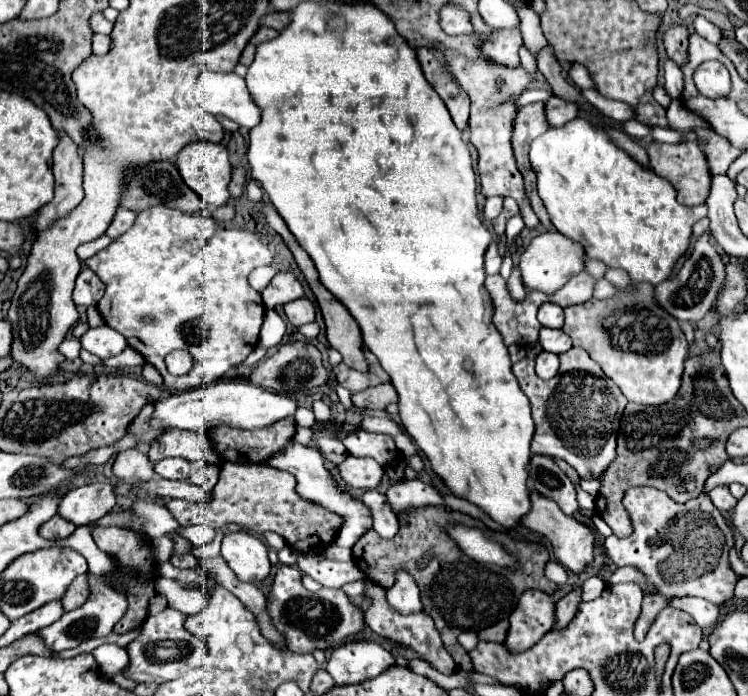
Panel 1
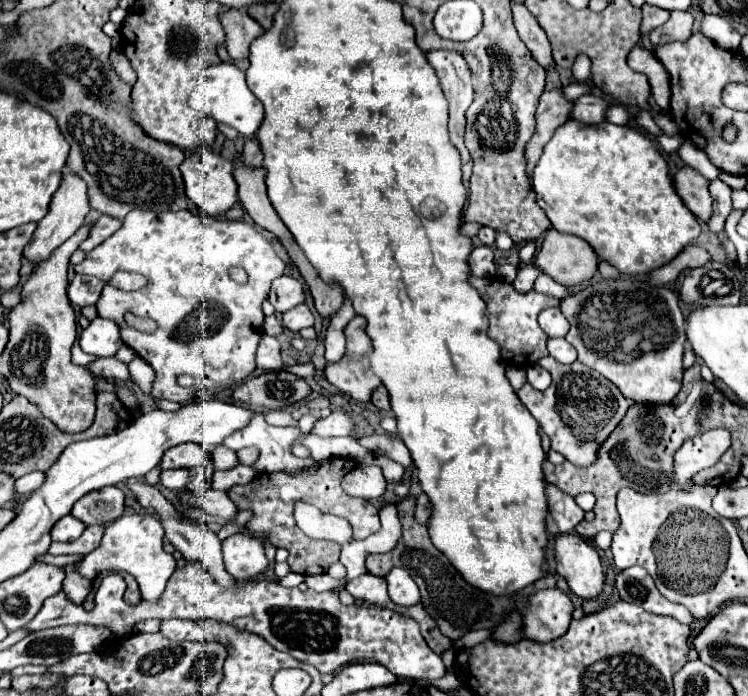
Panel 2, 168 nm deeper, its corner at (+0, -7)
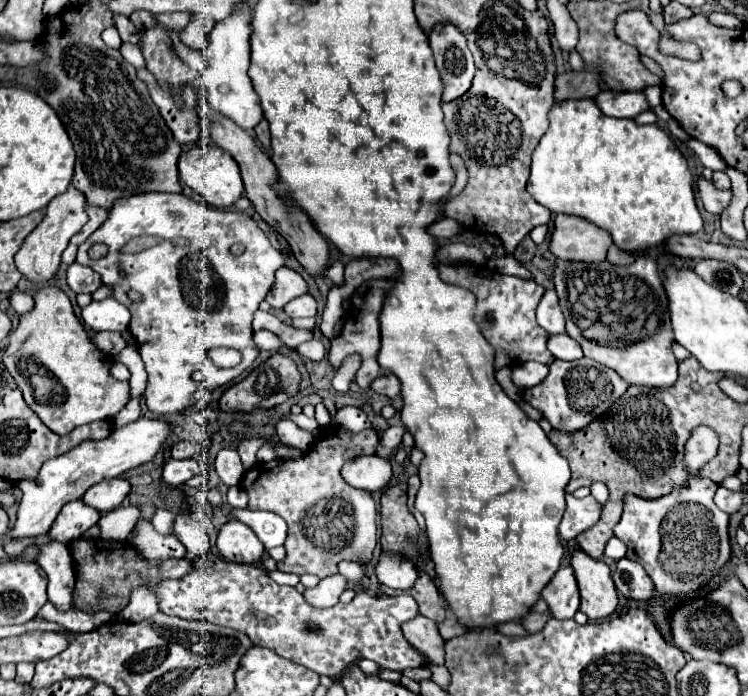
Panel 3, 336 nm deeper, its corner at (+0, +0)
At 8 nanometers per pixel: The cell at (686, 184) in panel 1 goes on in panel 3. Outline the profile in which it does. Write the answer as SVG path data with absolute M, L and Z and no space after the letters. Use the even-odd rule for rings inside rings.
M698 177L698 193L700 193L704 209L708 213L714 213L714 215L720 215L732 197L732 191L716 189L712 185L712 181L708 181L706 177Z

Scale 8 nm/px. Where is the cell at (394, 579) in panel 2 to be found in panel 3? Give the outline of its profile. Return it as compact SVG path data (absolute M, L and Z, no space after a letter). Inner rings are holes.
M382 553L380 561L376 565L376 577L382 585L408 591L414 587L414 581L418 579L418 571L414 563L400 553Z

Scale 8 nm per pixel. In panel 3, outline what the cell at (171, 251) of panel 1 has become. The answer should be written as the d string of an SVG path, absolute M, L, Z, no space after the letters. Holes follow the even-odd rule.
M140 193L118 199L102 227L78 247L76 261L100 273L106 287L140 287L134 289L142 293L140 303L128 299L126 291L130 289L114 289L112 297L124 303L132 313L128 331L134 335L142 361L146 363L148 387L144 397L156 417L188 409L174 407L174 401L196 403L200 391L228 385L256 361L260 351L254 343L252 319L258 311L258 303L264 301L274 283L276 269L284 265L282 253L270 245L264 231L248 213L214 209L182 193ZM176 237L188 239L190 245L178 247ZM134 241L146 243L144 249L134 251ZM94 243L108 245L104 259L92 261L88 257L88 249ZM236 243L246 247L242 255L230 253L230 247ZM120 269L128 273L126 279L120 277ZM214 347L238 349L242 353L240 365L234 369L216 367L208 357L208 351ZM194 371L206 375L202 385L192 381ZM188 393L192 401L188 401ZM180 395L184 397L180 399Z

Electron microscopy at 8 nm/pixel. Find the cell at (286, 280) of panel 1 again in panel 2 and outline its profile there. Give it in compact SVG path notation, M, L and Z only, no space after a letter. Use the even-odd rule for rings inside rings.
M280 276L272 282L272 290L268 296L270 304L278 310L278 312L288 312L290 308L298 306L304 302L304 290L302 284L296 278L290 276Z

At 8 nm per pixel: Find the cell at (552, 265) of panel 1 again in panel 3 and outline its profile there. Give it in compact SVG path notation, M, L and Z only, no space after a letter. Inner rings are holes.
M556 215L554 219L554 233L550 237L550 253L562 261L582 261L582 263L596 263L606 259L606 251L612 245L610 233L572 215Z

